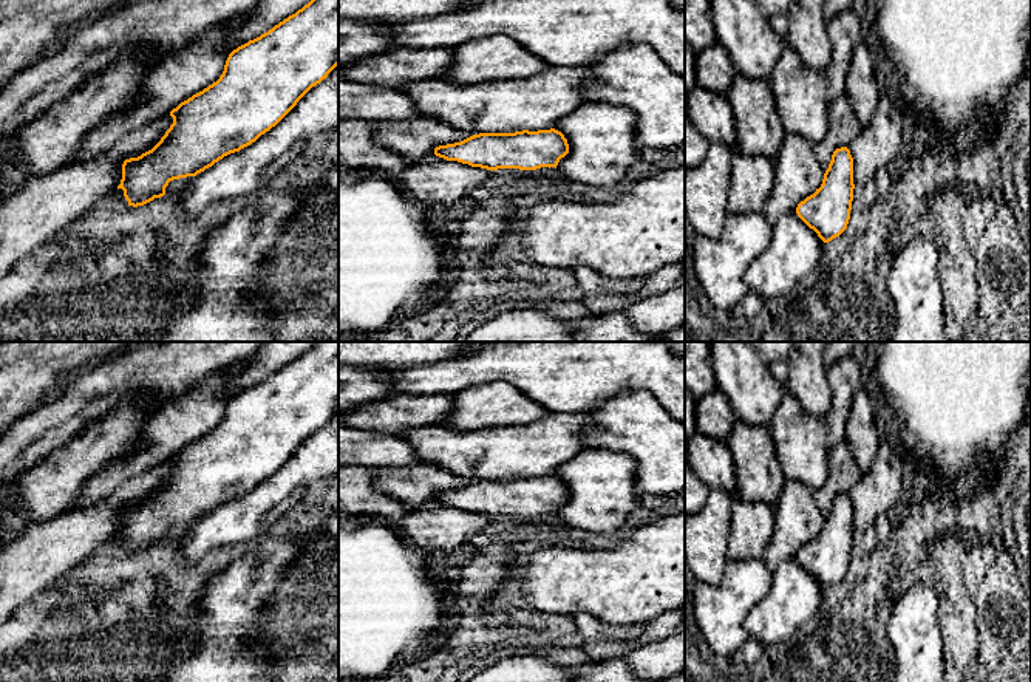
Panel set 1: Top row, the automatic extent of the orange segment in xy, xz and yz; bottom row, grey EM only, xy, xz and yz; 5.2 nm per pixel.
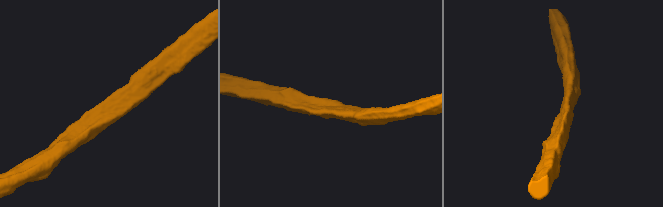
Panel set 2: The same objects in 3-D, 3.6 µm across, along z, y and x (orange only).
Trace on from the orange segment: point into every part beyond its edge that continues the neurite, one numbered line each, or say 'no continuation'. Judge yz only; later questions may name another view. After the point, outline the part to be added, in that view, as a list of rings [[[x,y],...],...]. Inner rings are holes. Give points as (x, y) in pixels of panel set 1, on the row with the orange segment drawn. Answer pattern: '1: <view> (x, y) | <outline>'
no continuation

